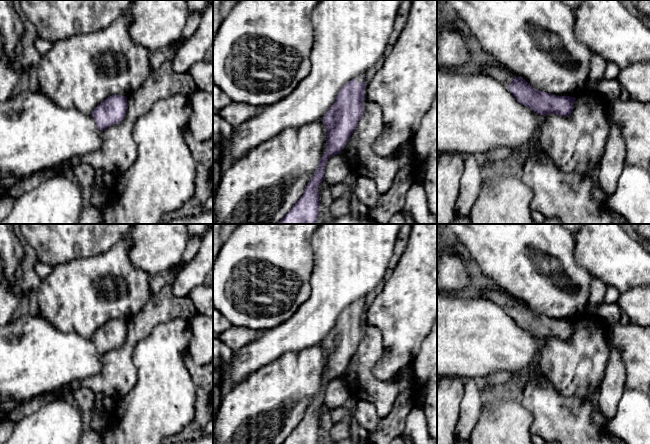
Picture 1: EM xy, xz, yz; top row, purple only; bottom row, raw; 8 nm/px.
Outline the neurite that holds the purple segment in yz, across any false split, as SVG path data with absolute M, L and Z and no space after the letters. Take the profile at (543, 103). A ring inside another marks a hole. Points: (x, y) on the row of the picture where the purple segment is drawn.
M491 63L489 66L490 70L487 74L499 77L520 104L543 116L556 114L569 117L571 115L575 97L556 96L537 90L523 78L507 73L497 63Z

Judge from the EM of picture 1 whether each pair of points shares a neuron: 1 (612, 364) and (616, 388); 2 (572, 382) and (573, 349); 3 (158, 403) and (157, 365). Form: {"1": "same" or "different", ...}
{"1": "same", "2": "same", "3": "same"}

